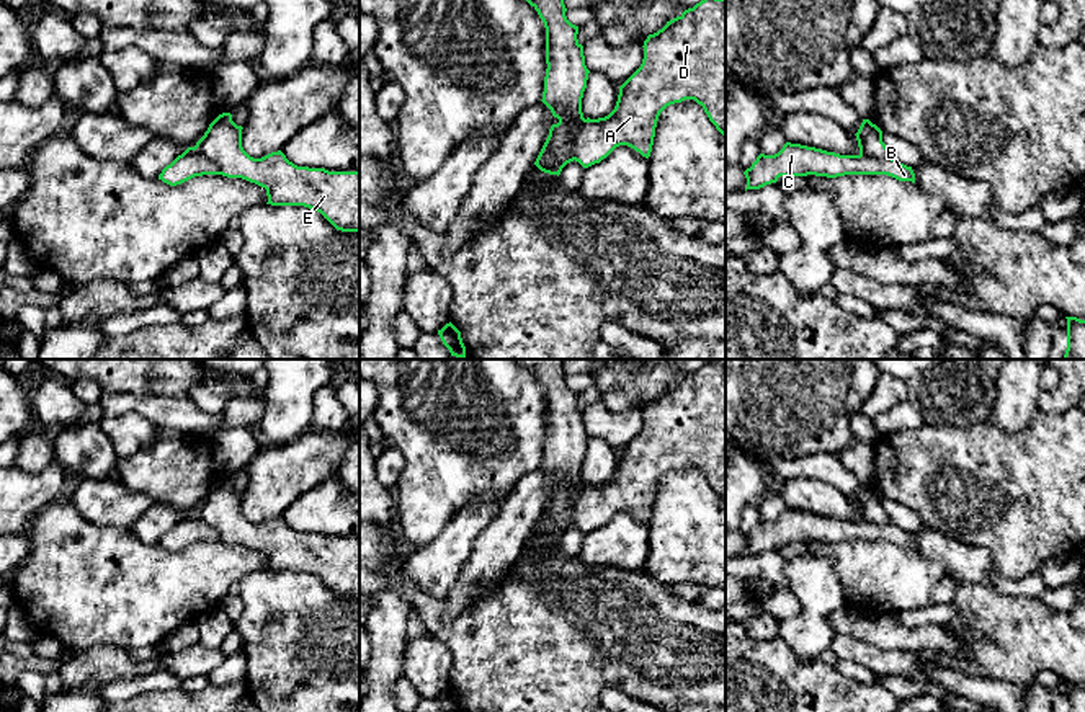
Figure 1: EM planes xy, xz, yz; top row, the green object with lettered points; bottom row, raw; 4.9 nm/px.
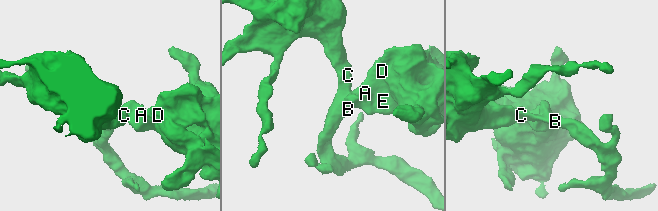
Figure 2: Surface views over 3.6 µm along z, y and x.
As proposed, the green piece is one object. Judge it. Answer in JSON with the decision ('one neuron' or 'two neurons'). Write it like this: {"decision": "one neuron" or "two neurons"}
{"decision": "two neurons"}

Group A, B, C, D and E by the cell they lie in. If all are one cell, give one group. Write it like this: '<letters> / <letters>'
A D E / B C

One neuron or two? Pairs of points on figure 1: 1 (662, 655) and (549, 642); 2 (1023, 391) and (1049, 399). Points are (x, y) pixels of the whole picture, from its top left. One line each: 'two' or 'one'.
1: one
2: two

